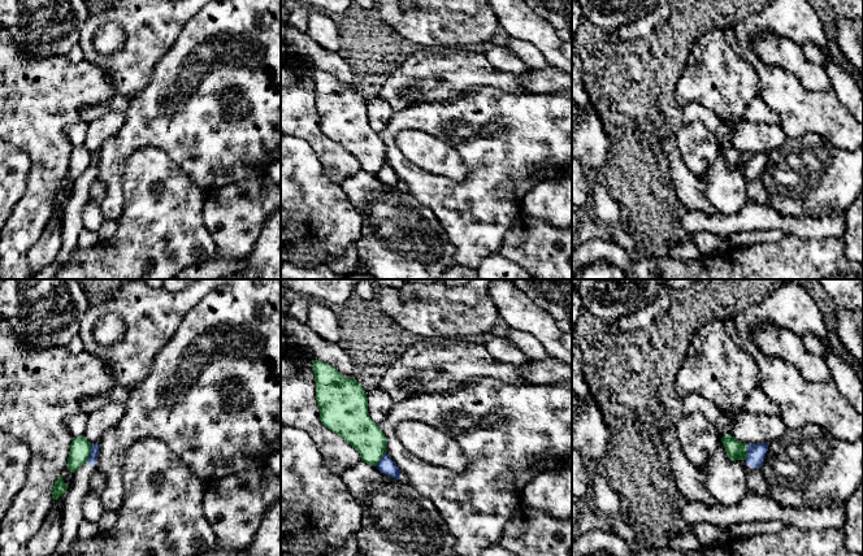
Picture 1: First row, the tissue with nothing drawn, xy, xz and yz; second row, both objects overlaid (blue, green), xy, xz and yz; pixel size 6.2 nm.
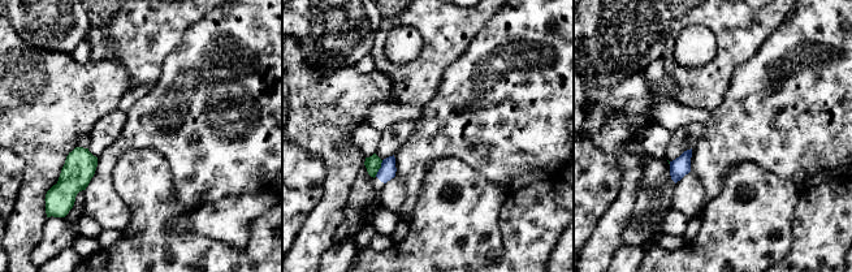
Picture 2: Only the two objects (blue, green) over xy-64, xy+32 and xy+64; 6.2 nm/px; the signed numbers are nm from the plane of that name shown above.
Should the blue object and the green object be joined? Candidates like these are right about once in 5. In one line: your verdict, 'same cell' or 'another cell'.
another cell

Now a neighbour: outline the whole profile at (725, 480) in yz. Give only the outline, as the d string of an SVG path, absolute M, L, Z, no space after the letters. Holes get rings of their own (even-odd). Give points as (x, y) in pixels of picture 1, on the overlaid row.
M720 440L702 468L710 495L725 507L737 505L747 494L746 460L730 460Z

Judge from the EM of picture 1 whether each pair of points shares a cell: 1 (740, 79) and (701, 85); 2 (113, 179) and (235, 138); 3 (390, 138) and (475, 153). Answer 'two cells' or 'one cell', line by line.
1: one cell
2: one cell
3: one cell

